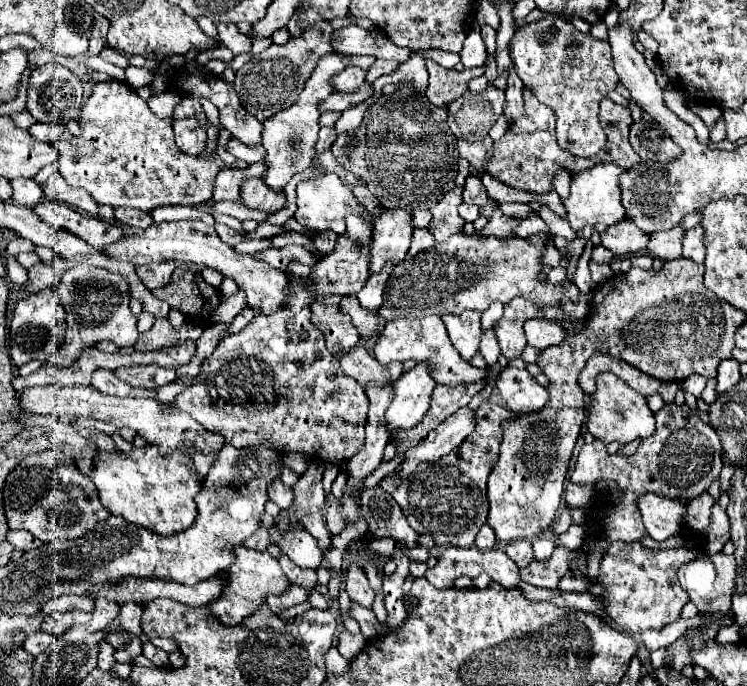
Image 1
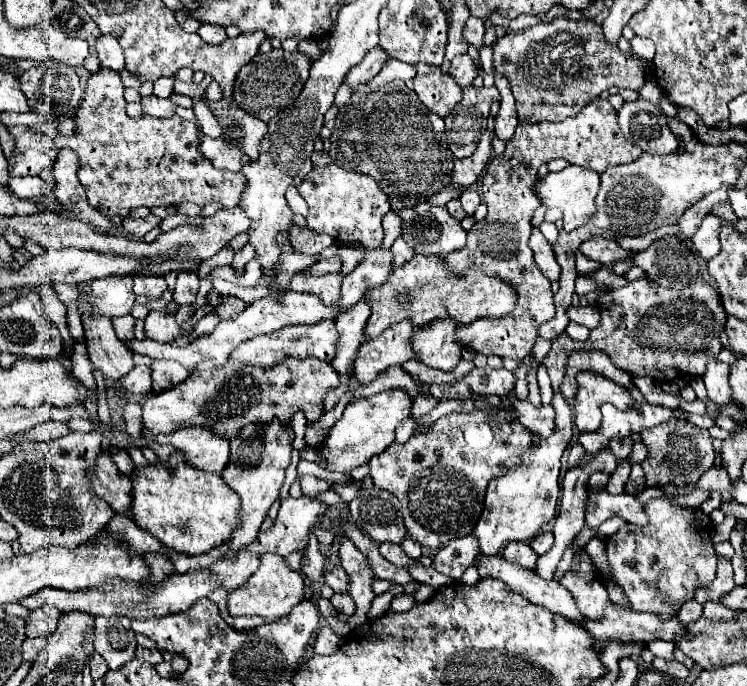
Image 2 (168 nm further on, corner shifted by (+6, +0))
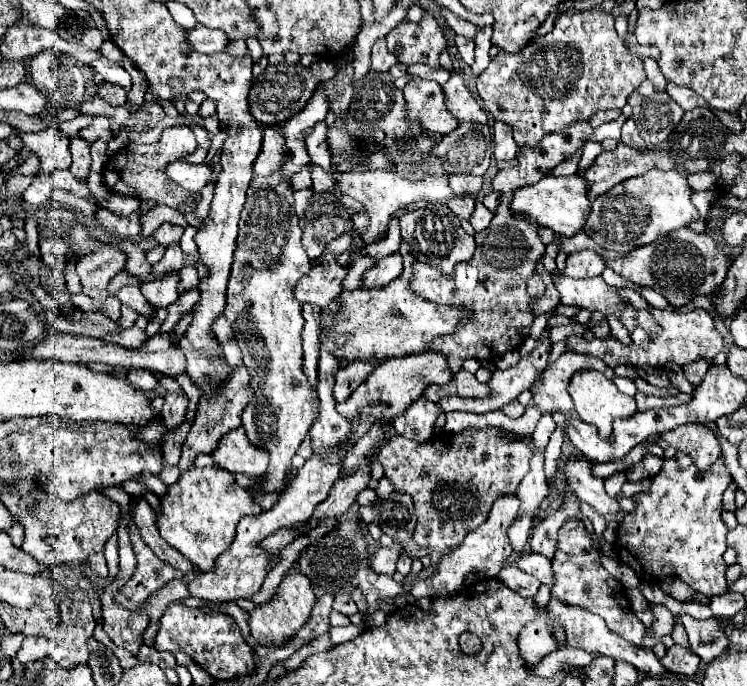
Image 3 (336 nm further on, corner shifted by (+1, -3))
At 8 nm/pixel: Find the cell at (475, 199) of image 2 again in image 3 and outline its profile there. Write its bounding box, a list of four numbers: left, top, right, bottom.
[469,200,493,232]

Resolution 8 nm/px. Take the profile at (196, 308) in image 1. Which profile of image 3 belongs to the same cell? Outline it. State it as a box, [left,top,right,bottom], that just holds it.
[117,240,152,276]

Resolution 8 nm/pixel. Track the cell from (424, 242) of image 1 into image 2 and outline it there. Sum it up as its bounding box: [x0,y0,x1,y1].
[390,237,414,267]

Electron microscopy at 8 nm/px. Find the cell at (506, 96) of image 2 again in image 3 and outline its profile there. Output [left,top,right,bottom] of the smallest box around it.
[493,120,519,160]

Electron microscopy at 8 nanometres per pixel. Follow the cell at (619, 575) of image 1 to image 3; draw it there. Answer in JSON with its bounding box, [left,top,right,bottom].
[619,458,731,598]

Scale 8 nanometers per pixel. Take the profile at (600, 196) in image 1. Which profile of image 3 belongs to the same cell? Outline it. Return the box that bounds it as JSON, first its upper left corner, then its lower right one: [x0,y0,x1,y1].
[511,176,591,236]

